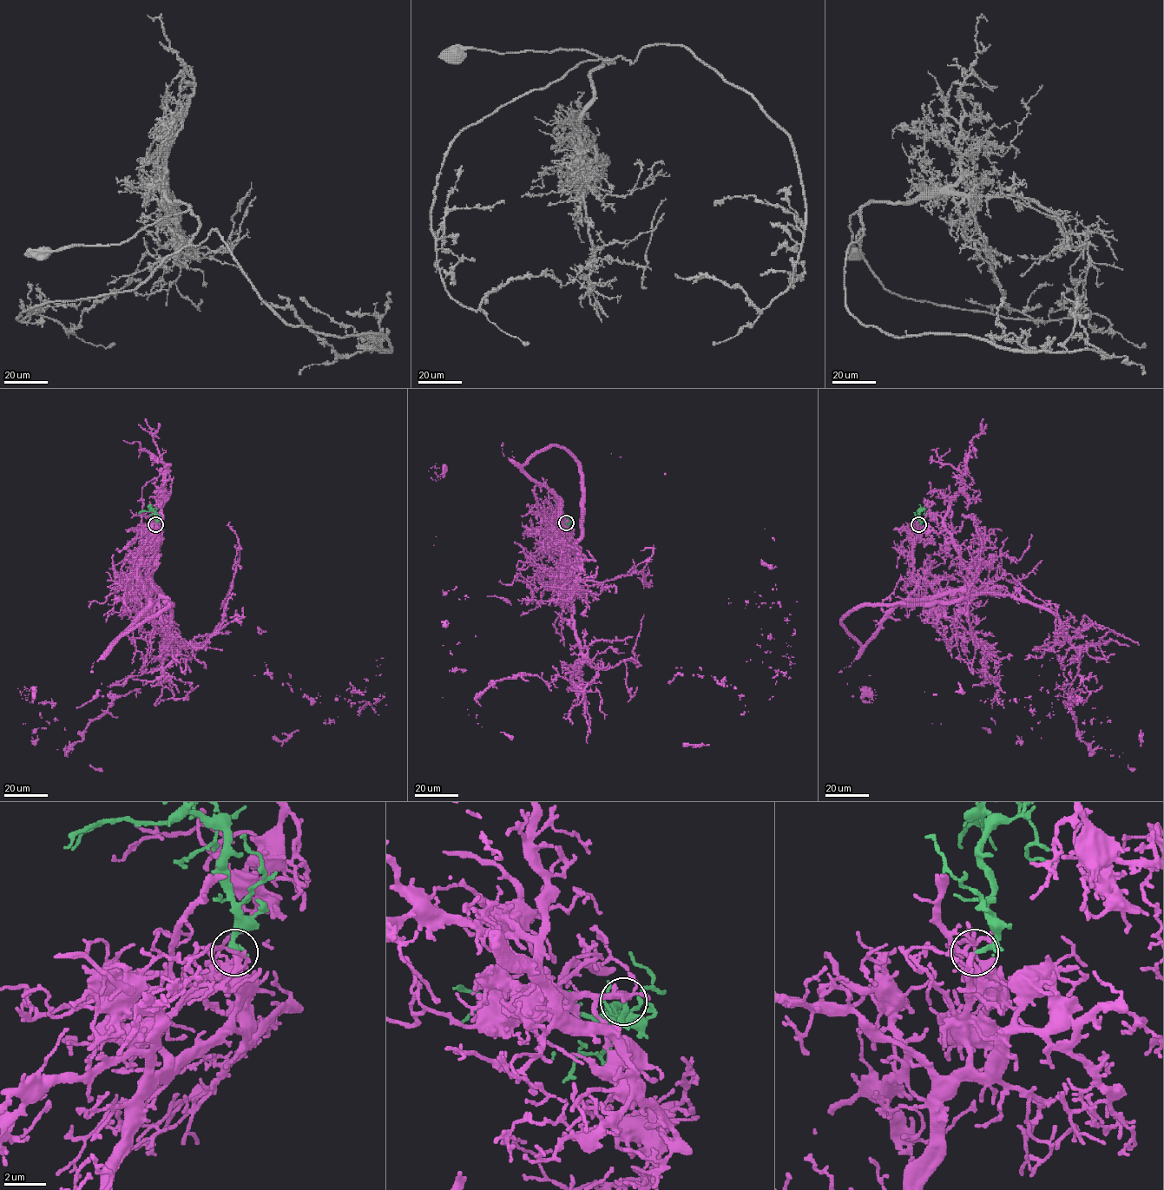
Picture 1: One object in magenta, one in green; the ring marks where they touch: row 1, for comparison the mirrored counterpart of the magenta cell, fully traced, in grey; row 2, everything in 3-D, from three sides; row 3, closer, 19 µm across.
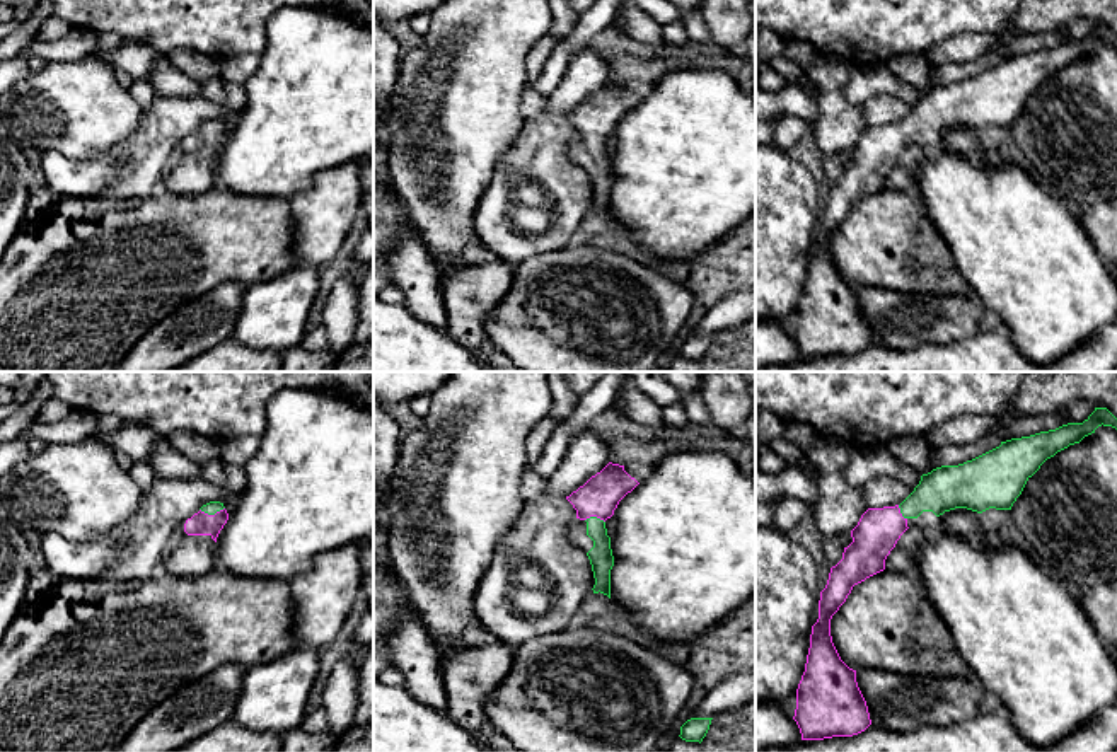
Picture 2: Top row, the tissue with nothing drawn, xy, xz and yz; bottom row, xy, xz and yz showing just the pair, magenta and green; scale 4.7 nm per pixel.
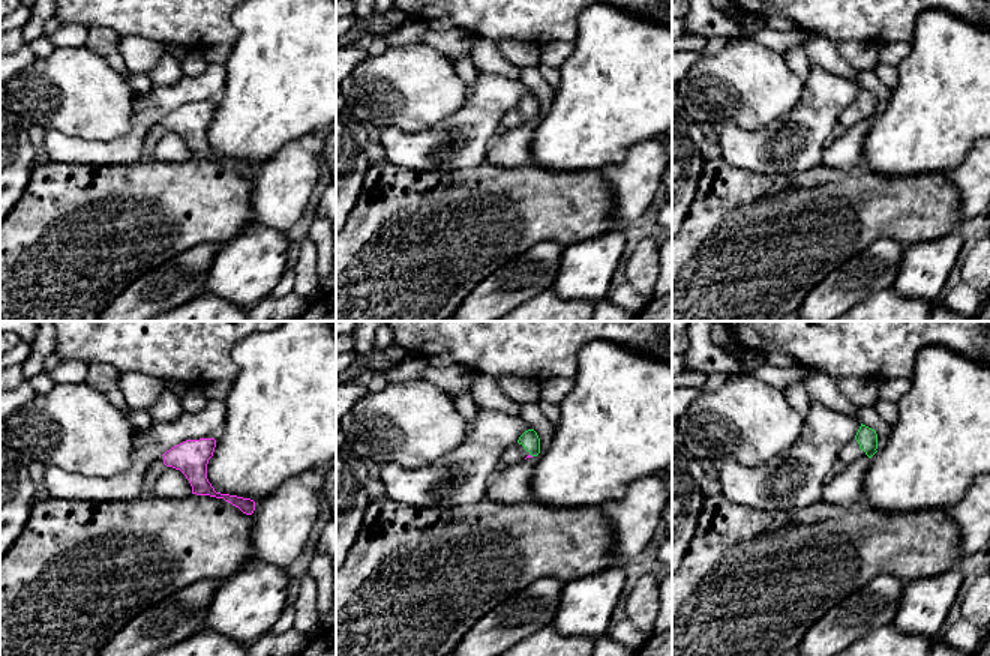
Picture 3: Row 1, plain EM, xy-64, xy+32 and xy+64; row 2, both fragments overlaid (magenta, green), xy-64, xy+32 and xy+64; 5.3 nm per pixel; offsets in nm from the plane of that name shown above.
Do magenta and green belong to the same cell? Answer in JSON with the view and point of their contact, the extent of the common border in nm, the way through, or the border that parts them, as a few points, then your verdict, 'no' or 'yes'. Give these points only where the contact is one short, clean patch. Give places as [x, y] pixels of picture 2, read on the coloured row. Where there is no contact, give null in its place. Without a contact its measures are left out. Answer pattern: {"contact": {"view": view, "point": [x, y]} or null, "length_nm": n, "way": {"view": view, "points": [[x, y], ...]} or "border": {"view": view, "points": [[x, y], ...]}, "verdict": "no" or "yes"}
{"contact": {"view": "xy", "point": [212, 515]}, "length_nm": 120, "way": {"view": "xy", "points": [[200, 524], [212, 515], [212, 507]]}, "verdict": "yes"}

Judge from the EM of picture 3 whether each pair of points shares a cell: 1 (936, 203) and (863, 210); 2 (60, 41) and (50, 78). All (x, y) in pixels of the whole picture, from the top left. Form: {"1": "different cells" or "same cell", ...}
{"1": "same cell", "2": "different cells"}

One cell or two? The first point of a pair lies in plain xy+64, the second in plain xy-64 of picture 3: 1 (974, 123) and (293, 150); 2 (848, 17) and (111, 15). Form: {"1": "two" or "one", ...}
{"1": "two", "2": "one"}

